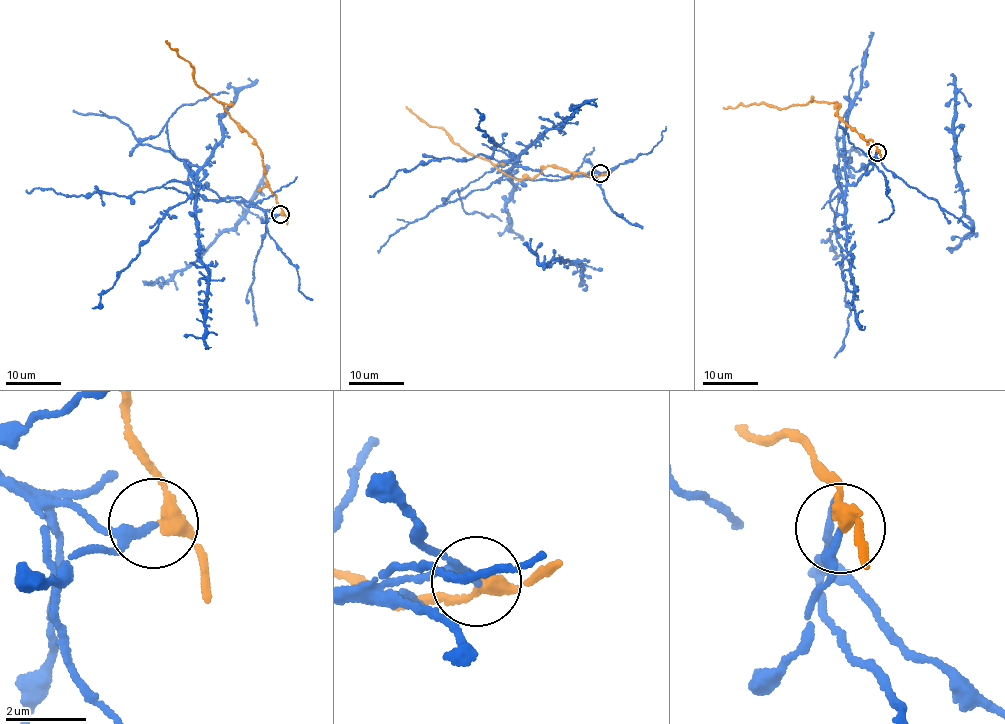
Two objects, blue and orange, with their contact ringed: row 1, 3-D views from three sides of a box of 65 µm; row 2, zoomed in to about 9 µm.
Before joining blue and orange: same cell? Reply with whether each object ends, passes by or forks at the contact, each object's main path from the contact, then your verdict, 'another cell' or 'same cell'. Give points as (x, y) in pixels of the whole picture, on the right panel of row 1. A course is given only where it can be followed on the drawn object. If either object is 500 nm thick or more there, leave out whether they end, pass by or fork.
blue passes by | orange passes by | blue via (877, 152), (853, 186), (836, 187), (829, 198), (834, 229), (827, 239), (833, 258), (843, 256), (849, 264) | orange via (878, 152), (873, 141), (838, 115), (840, 106), (834, 102), (782, 109), (754, 103), (722, 108) | another cell

